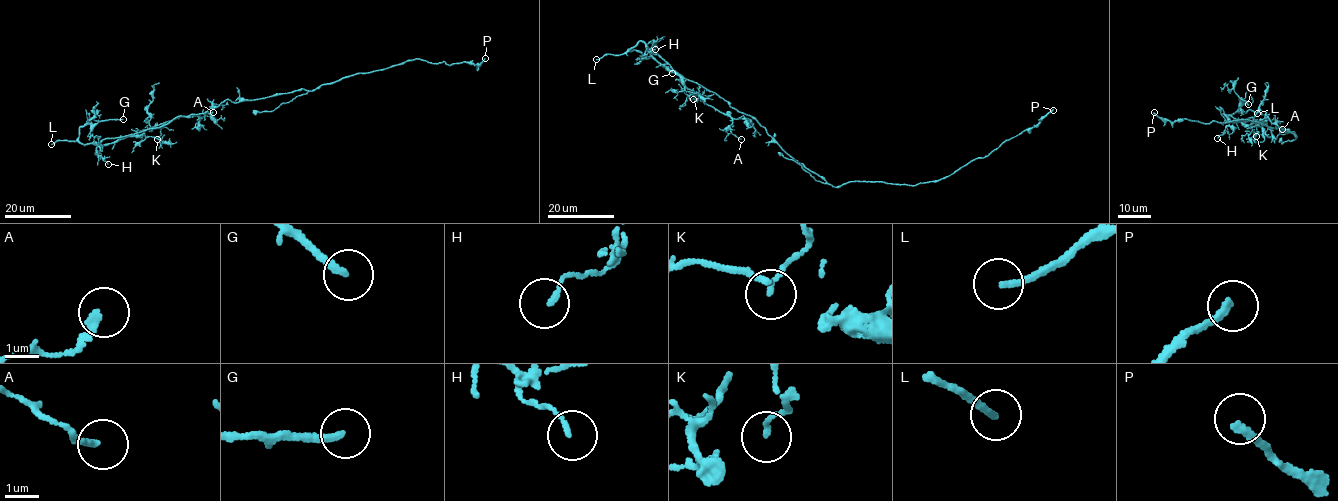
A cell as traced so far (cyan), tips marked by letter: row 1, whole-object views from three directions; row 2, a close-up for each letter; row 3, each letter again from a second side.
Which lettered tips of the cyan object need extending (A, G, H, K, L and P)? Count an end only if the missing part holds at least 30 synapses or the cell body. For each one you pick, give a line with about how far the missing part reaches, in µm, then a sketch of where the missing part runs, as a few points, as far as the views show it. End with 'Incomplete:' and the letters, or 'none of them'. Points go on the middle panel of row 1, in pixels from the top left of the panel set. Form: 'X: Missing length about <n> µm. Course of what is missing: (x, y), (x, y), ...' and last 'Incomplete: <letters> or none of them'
G: Missing length about 35 µm. Course of what is missing: (672, 73), (711, 99), (737, 125), (738, 118), (740, 123)
L: Missing length about 25 µm. Course of what is missing: (596, 59), (565, 89), (542, 105)
P: Missing length about 40 µm. Course of what is missing: (1053, 110), (1062, 98), (1097, 73), (1076, 98)
Incomplete: G, L, P

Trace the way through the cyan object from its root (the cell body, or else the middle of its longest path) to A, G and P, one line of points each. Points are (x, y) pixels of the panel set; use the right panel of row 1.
A: (1288, 128), (1271, 122), (1267, 116), (1259, 120), (1274, 138), (1282, 129)
G: (1288, 128), (1271, 122), (1267, 116), (1246, 121), (1223, 113), (1233, 113), (1240, 98), (1248, 104)
P: (1288, 128), (1296, 137), (1279, 127), (1272, 129), (1249, 119), (1223, 124), (1187, 119), (1171, 122), (1154, 112)

